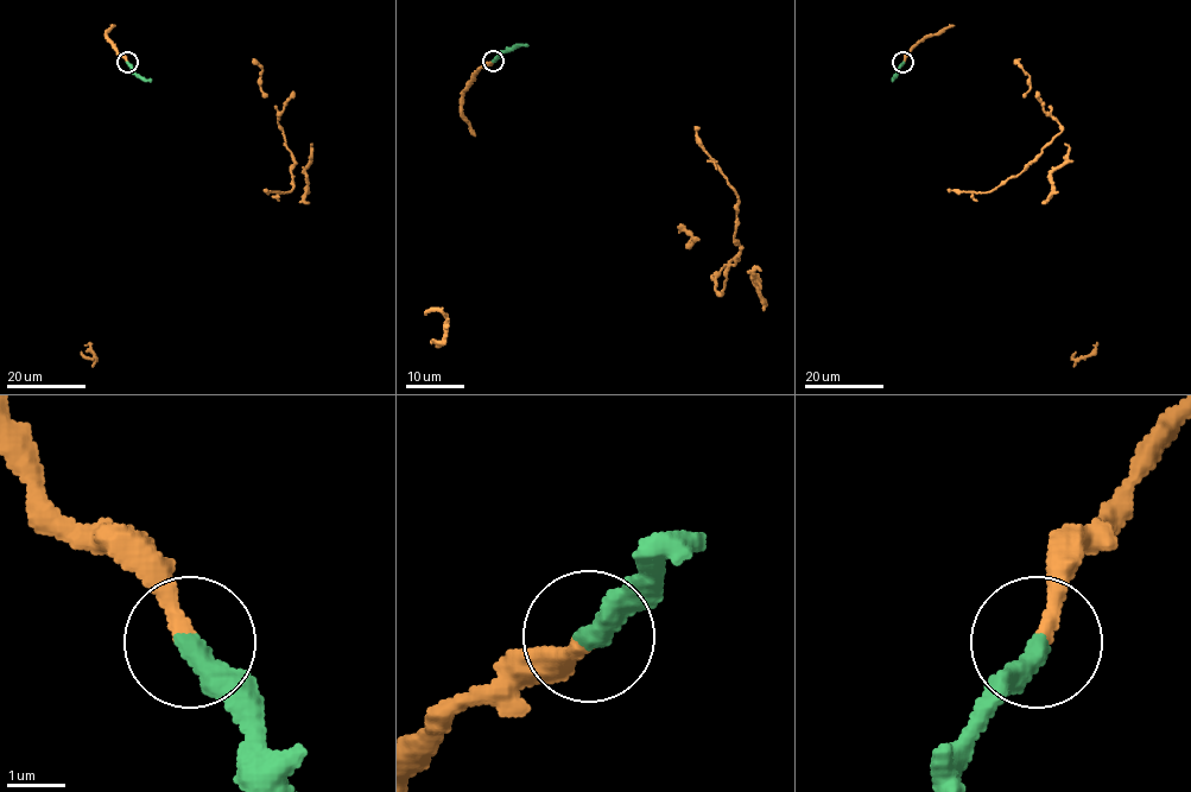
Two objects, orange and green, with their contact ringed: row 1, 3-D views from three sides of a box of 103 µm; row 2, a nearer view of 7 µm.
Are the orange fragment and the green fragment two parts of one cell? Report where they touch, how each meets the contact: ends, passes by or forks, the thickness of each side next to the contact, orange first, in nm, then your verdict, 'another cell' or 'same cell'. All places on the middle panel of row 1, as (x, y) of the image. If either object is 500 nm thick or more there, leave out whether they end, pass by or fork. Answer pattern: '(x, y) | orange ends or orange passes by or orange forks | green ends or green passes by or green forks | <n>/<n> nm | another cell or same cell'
(493, 61) | orange ends | green ends | 280/420 nm | same cell

